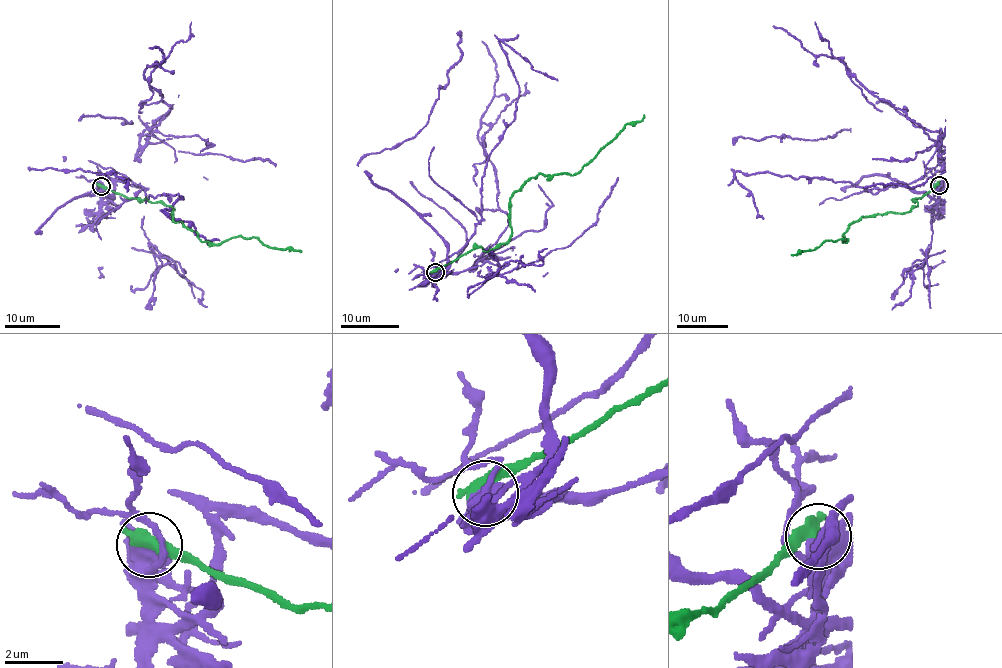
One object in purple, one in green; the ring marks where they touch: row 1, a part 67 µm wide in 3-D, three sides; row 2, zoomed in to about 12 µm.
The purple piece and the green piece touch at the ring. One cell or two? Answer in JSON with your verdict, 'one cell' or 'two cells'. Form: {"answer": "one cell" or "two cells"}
{"answer": "two cells"}

